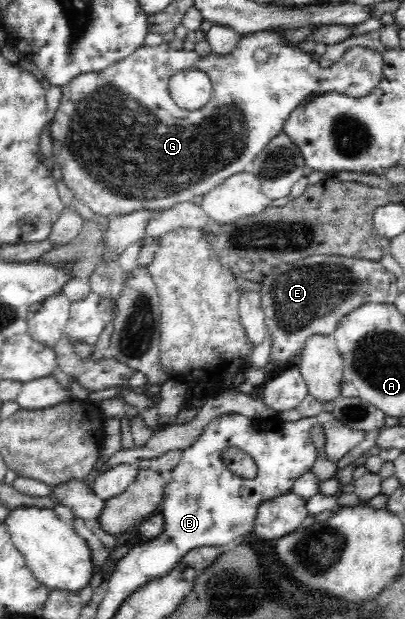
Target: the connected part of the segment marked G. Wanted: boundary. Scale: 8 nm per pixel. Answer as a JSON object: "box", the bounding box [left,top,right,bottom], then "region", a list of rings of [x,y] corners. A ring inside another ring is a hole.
{"box":[48,32,382,217],"region":[[[257,32],[250,34],[250,36],[241,36],[238,48],[235,48],[234,52],[231,52],[228,56],[217,56],[217,54],[211,53],[208,58],[201,58],[195,51],[172,51],[167,43],[163,43],[158,47],[143,45],[136,52],[132,53],[131,56],[111,64],[108,68],[104,68],[100,72],[90,72],[75,76],[68,84],[61,87],[60,106],[54,112],[54,117],[48,125],[48,130],[53,143],[52,159],[54,159],[56,166],[60,167],[61,180],[70,188],[73,199],[83,202],[94,214],[107,217],[127,215],[136,211],[154,211],[159,213],[172,208],[175,204],[195,201],[195,197],[204,196],[214,187],[217,187],[218,184],[222,184],[229,176],[248,171],[255,156],[262,152],[262,149],[270,140],[282,133],[282,128],[288,116],[298,107],[298,104],[304,103],[306,98],[325,92],[338,92],[351,97],[366,96],[366,94],[370,94],[378,86],[382,78],[382,56],[378,55],[375,51],[370,51],[369,48],[352,46],[336,64],[328,68],[322,68],[313,54],[304,54],[295,46],[280,42],[280,36],[282,34],[278,34],[278,32]],[[194,68],[208,75],[210,85],[212,85],[212,96],[210,96],[209,102],[198,111],[188,111],[178,107],[173,102],[173,99],[167,94],[167,88],[171,76],[178,74],[180,71]]]}

